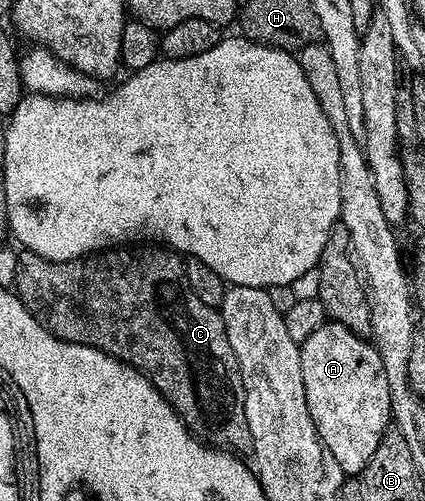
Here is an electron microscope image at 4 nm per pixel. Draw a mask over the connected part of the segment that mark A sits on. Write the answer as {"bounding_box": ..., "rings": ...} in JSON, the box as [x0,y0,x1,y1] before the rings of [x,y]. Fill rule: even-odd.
{"bounding_box":[300,322,390,478],"rings":[[[326,322],[300,344],[301,369],[307,410],[311,410],[323,446],[339,462],[346,477],[357,478],[371,462],[371,454],[375,454],[385,429],[390,427],[389,387],[377,349],[345,324],[348,323]]]}

